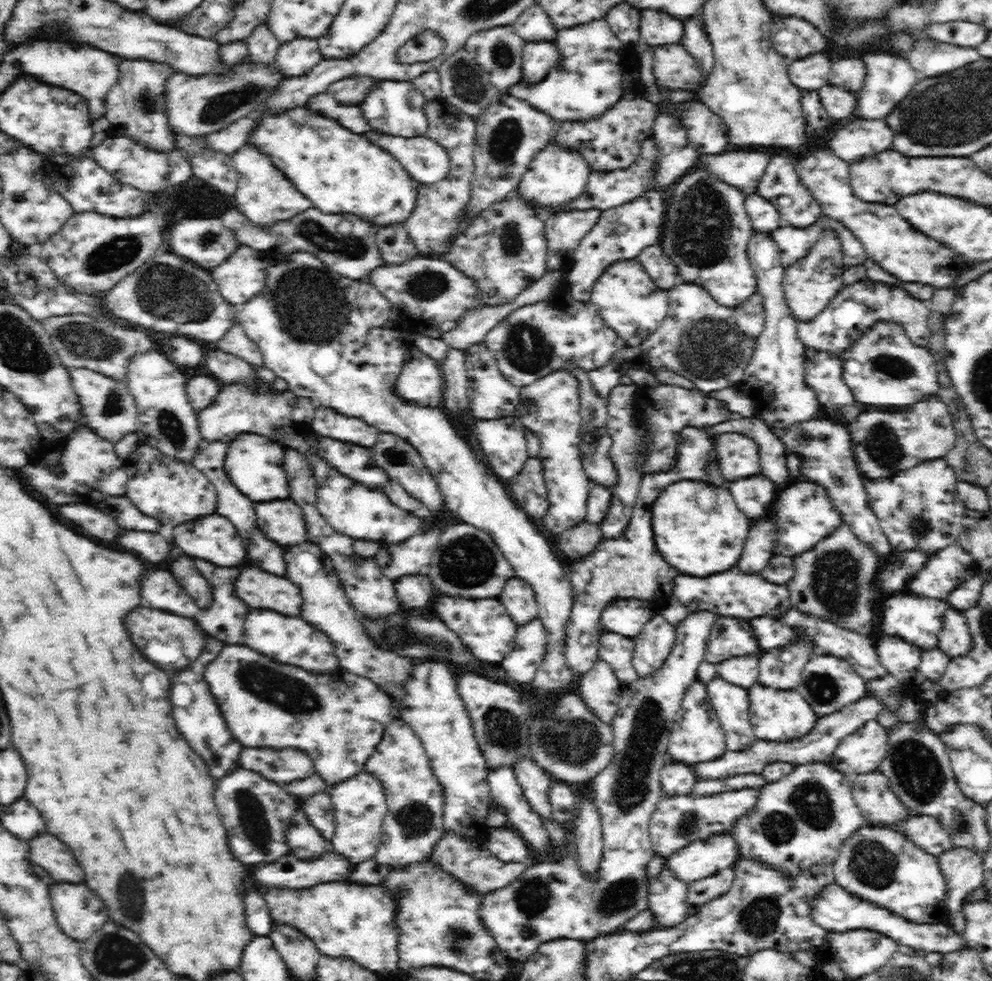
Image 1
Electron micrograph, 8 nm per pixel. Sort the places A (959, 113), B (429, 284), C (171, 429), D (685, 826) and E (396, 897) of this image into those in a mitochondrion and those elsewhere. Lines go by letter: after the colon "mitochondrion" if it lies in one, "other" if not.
A: mitochondrion
B: mitochondrion
C: mitochondrion
D: mitochondrion
E: other

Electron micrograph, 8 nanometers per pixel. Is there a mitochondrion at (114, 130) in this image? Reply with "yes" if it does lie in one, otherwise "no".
no

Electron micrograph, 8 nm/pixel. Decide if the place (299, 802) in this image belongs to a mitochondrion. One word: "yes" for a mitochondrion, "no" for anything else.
no

